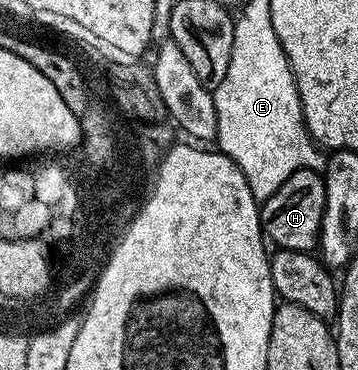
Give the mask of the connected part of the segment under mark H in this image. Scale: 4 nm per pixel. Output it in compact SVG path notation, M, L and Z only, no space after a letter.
M300 170L287 180L260 207L261 229L274 247L283 250L313 252L318 249L321 237L321 221L325 211L325 179L318 171Z

